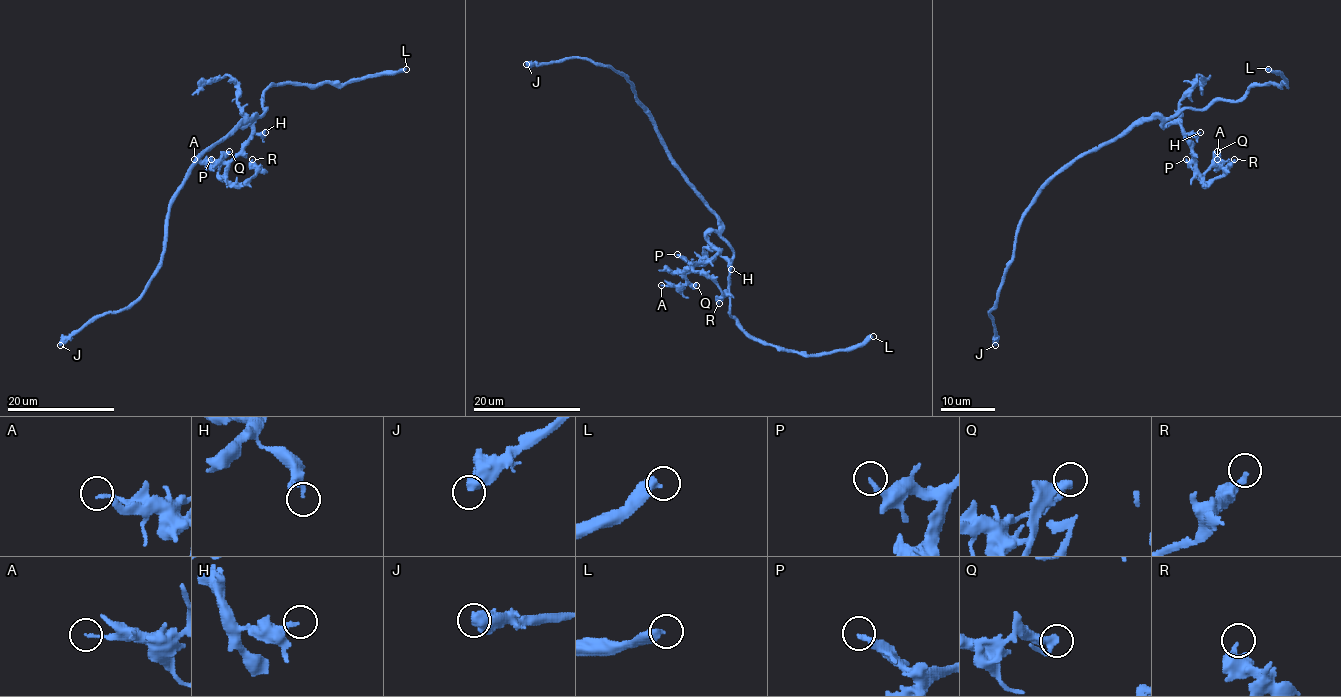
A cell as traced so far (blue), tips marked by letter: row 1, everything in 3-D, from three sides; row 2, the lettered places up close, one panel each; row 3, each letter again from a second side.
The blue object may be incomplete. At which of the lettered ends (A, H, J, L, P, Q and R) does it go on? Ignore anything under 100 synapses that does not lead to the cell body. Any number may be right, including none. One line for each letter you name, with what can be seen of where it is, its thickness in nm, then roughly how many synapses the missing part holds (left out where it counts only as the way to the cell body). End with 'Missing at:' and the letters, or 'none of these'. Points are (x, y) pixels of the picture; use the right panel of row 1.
L: place (1268, 69); calibre 420 nm; 200 synapses
Missing at: L

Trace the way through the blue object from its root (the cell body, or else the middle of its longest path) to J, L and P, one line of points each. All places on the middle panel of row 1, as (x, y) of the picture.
J: (689, 181), (672, 158), (657, 126), (639, 104), (634, 87), (620, 73), (583, 57), (526, 64)
L: (689, 181), (718, 219), (719, 234), (732, 251), (730, 313), (743, 330), (809, 355), (860, 347), (873, 336)
P: (689, 181), (718, 219), (719, 228), (707, 235), (718, 251), (703, 262), (687, 262), (677, 254)

